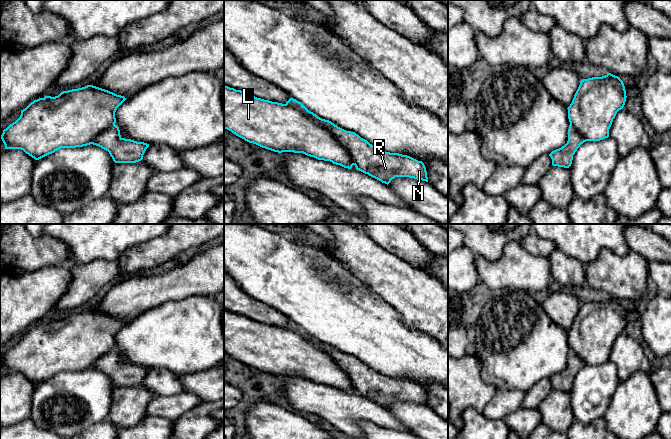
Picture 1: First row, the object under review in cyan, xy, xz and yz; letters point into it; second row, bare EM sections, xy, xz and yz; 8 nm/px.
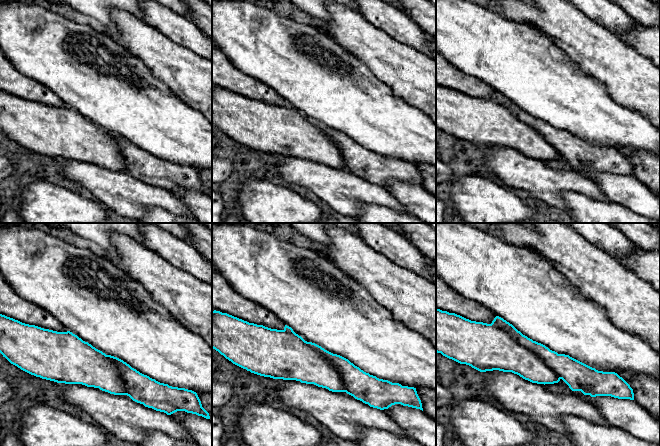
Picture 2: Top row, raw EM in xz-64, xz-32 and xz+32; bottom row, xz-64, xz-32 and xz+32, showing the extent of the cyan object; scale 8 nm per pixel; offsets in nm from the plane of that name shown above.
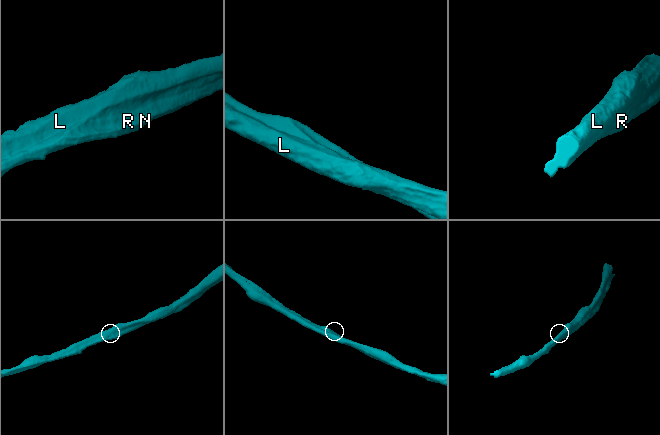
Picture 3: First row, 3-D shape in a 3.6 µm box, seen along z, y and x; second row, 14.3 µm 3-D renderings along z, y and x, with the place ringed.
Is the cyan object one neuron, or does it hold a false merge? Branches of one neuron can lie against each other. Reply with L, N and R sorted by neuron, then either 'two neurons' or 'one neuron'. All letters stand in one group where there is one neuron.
groups L / N R; two neurons

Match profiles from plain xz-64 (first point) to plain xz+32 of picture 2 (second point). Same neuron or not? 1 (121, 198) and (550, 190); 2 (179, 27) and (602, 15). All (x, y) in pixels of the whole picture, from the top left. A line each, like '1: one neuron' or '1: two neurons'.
1: one neuron
2: one neuron

